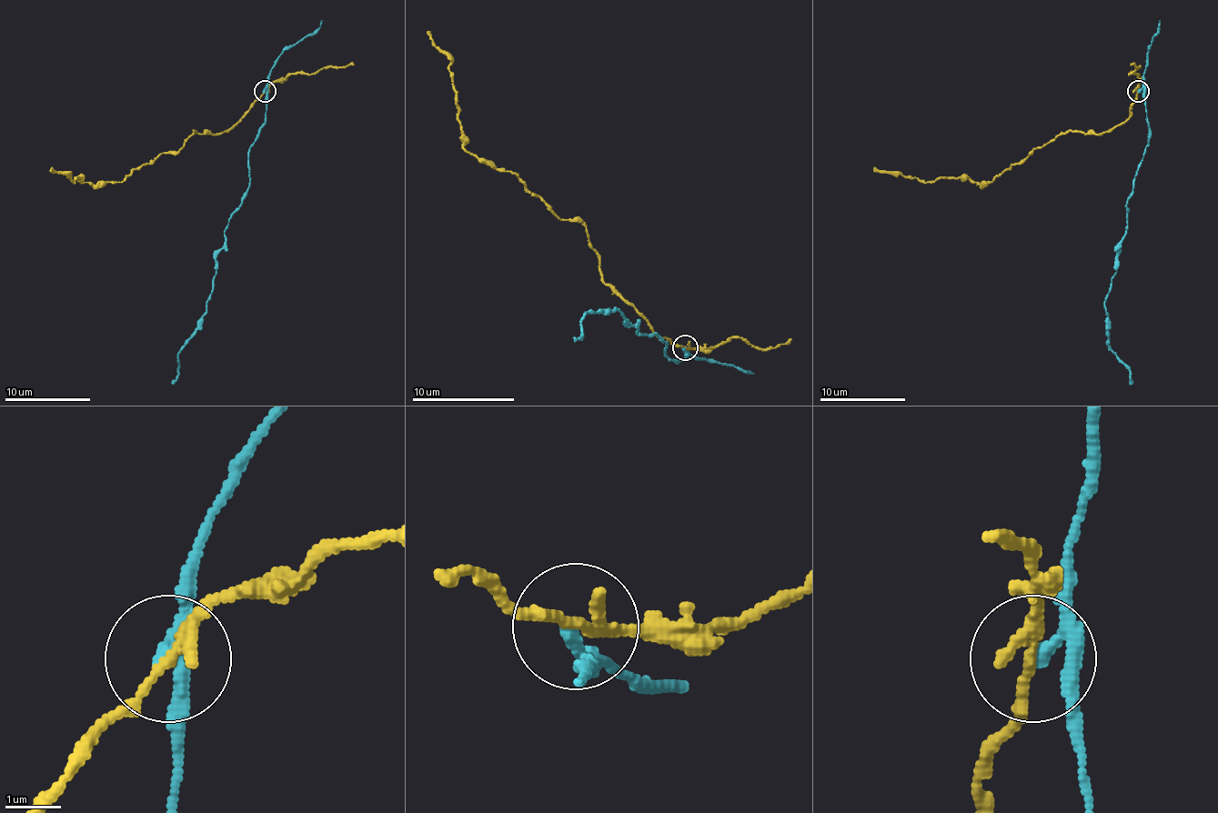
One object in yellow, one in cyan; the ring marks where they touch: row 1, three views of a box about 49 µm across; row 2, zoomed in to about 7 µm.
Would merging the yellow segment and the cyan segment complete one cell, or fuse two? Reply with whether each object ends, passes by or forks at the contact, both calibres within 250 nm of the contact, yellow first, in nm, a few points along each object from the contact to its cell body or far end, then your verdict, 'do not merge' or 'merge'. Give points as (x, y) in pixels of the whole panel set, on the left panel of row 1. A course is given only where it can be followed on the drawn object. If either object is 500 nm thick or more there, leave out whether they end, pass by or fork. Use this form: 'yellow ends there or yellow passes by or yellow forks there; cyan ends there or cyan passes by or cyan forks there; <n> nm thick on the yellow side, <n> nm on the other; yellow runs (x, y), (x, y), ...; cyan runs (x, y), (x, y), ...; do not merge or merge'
yellow passes by; cyan passes by; 200 nm thick on the yellow side, 190 nm on the other; yellow runs (264, 92), (236, 124), (215, 135), (194, 132), (176, 152), (159, 154), (121, 182), (74, 182), (52, 166); cyan runs (264, 92), (266, 122), (249, 149), (249, 188), (224, 233), (206, 314), (178, 355), (172, 385); do not merge

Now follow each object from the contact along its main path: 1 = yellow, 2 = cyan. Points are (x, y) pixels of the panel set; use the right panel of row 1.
1: (1137, 92), (1131, 115), (1121, 124), (1099, 135), (1061, 132), (983, 185), (971, 179), (921, 182), (874, 166)
2: (1137, 92), (1144, 98), (1148, 145), (1127, 201), (1124, 233), (1105, 299), (1108, 346), (1129, 370), (1131, 385)

